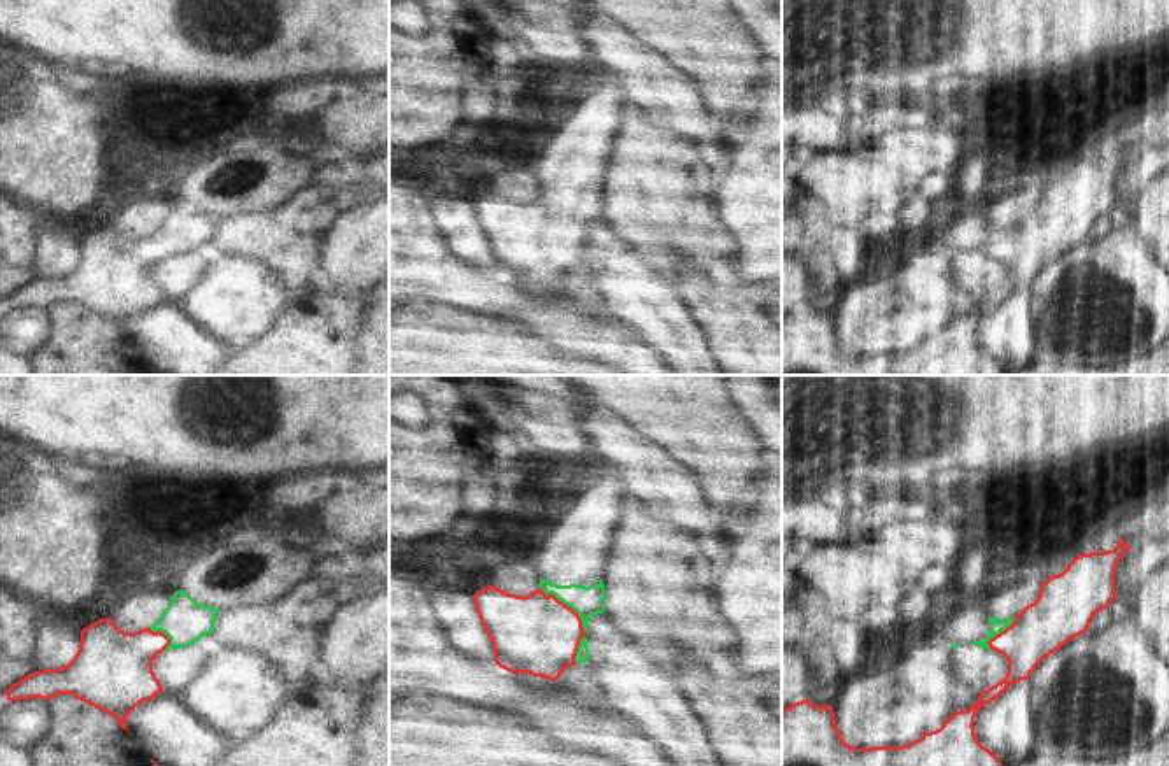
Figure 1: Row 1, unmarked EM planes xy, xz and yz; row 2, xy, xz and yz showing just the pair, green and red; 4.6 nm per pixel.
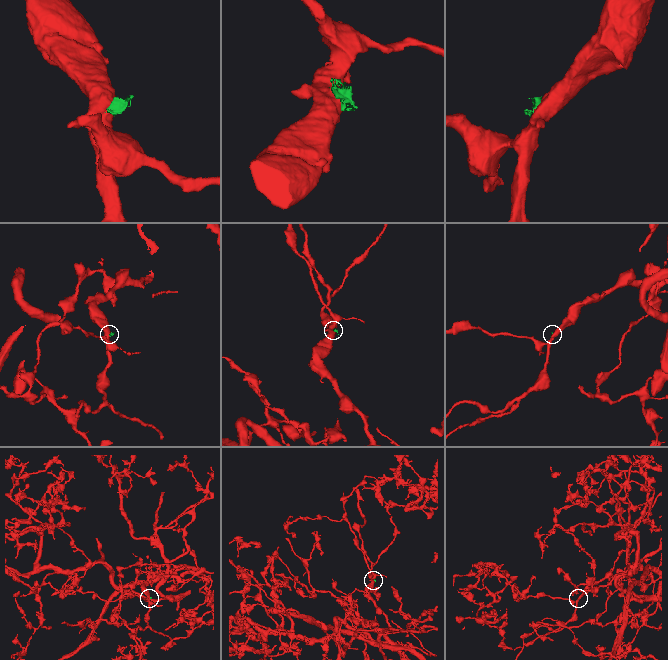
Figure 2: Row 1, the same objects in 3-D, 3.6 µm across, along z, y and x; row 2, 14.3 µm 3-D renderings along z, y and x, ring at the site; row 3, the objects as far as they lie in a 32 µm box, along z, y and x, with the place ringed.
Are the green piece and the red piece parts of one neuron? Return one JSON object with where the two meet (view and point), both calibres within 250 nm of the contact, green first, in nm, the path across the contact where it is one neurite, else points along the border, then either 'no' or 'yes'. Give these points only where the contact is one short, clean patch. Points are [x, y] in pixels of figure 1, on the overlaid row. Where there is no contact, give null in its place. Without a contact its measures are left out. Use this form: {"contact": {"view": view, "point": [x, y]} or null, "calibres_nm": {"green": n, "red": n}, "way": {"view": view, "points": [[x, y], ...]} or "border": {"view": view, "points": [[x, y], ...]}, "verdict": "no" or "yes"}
{"contact": {"view": "xz", "point": [568, 605]}, "calibres_nm": {"green": 140, "red": 360}, "way": {"view": "xz", "points": [[586, 602], [568, 605], [537, 633]]}, "verdict": "yes"}

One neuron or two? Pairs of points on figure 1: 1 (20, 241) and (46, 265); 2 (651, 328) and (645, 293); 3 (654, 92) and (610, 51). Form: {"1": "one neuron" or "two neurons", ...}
{"1": "two neurons", "2": "one neuron", "3": "one neuron"}

